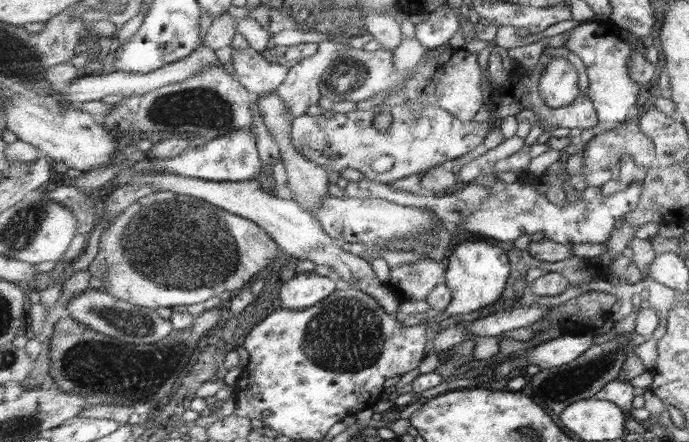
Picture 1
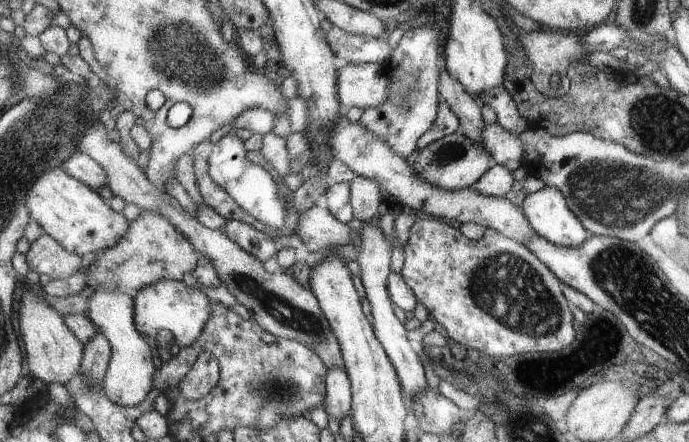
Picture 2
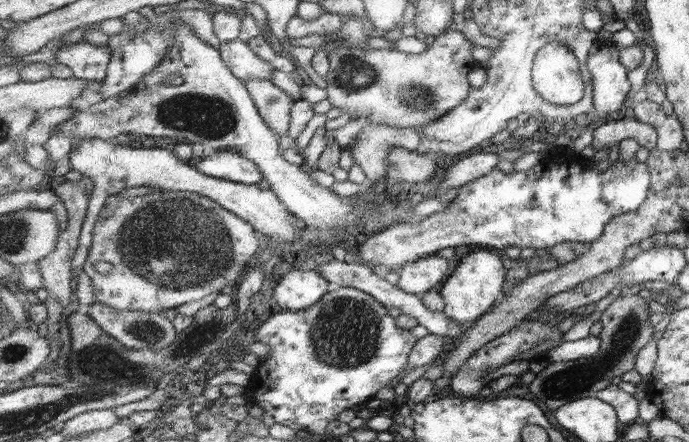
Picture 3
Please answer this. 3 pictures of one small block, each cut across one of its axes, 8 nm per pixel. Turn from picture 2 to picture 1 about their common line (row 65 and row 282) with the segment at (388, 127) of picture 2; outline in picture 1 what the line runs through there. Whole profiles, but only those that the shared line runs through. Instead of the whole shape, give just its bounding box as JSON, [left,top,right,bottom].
[387,258,446,301]

